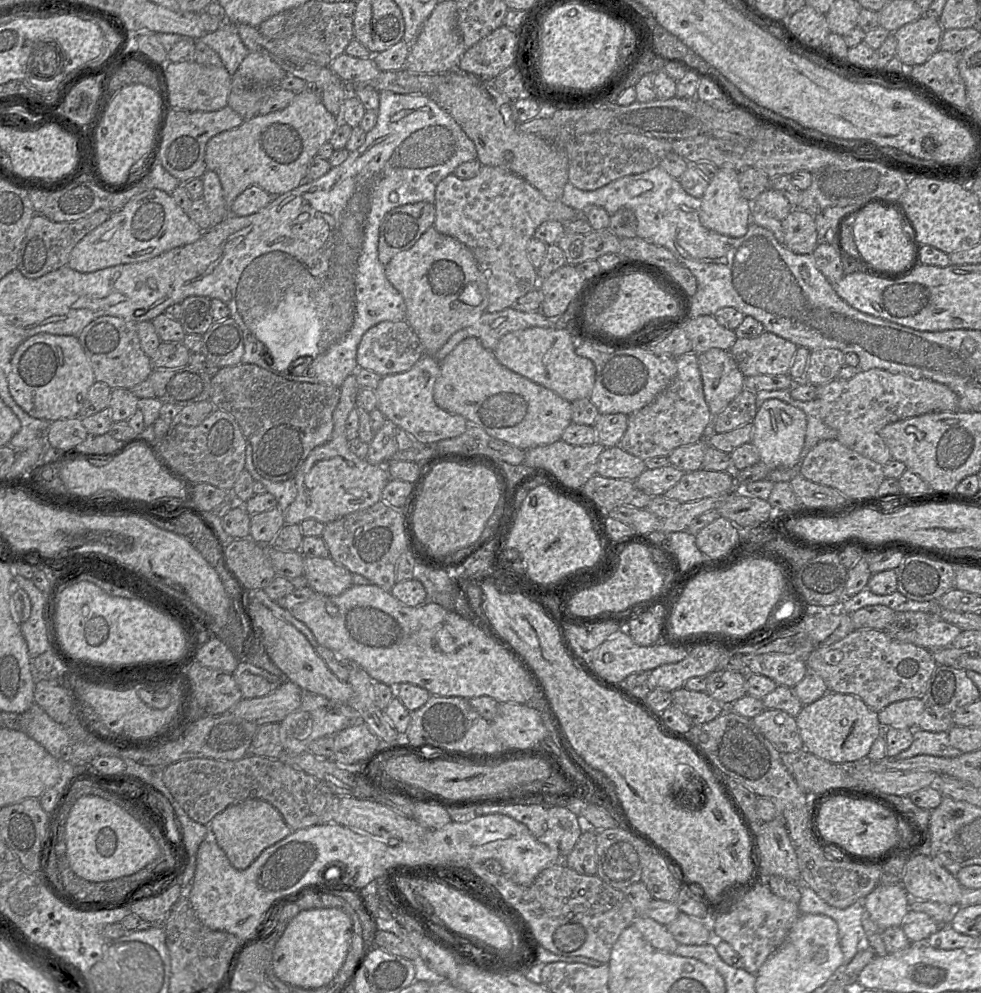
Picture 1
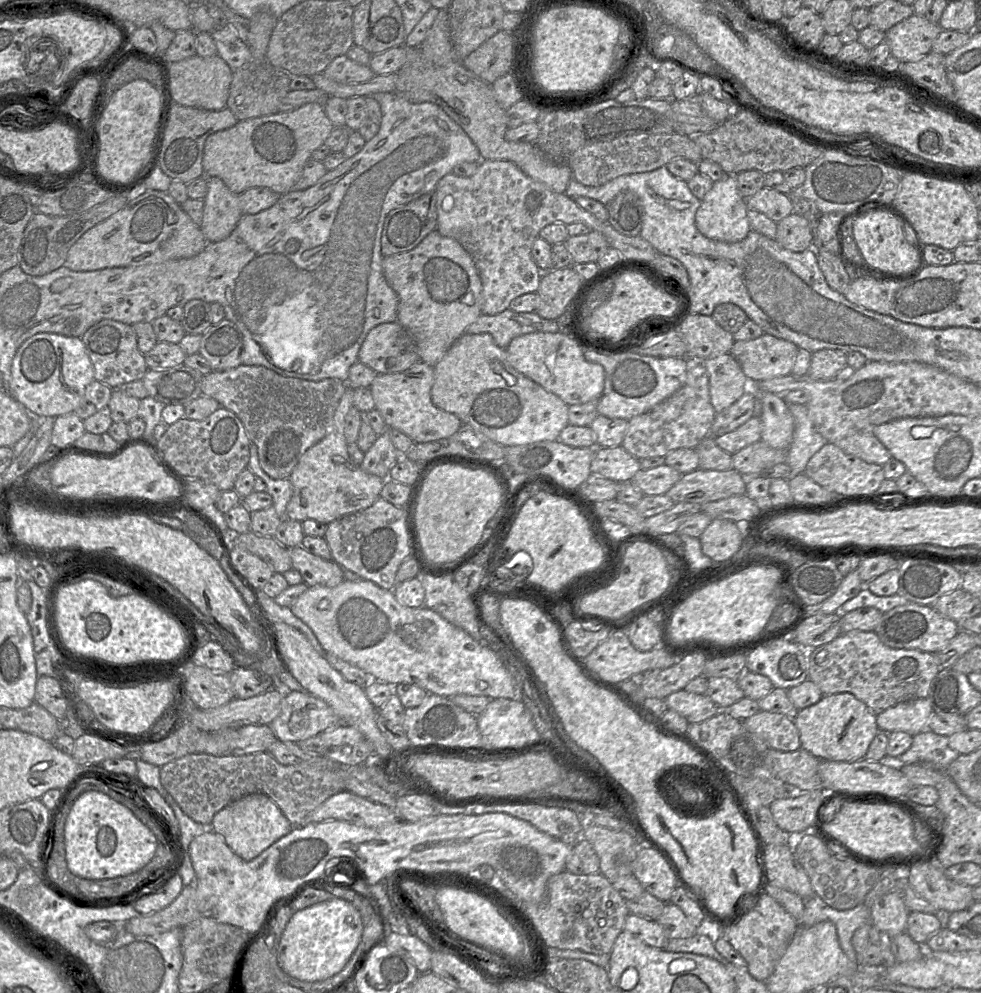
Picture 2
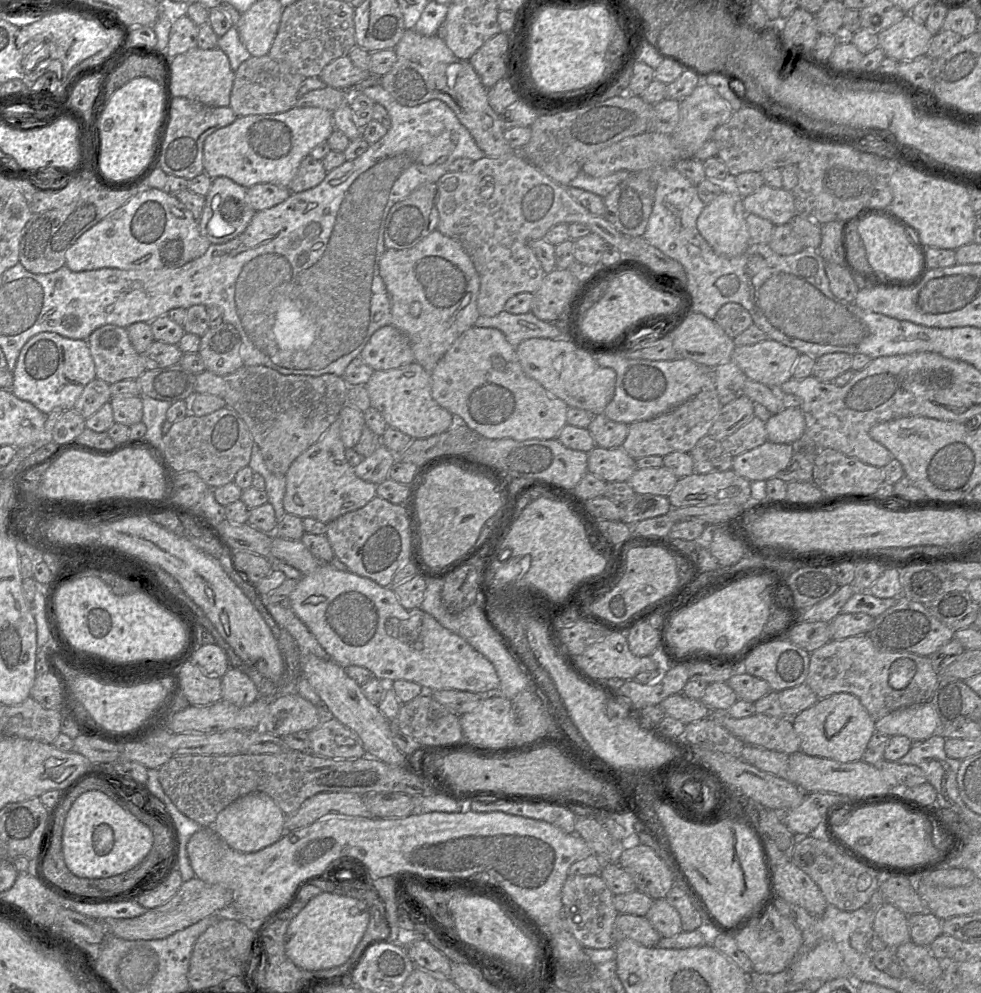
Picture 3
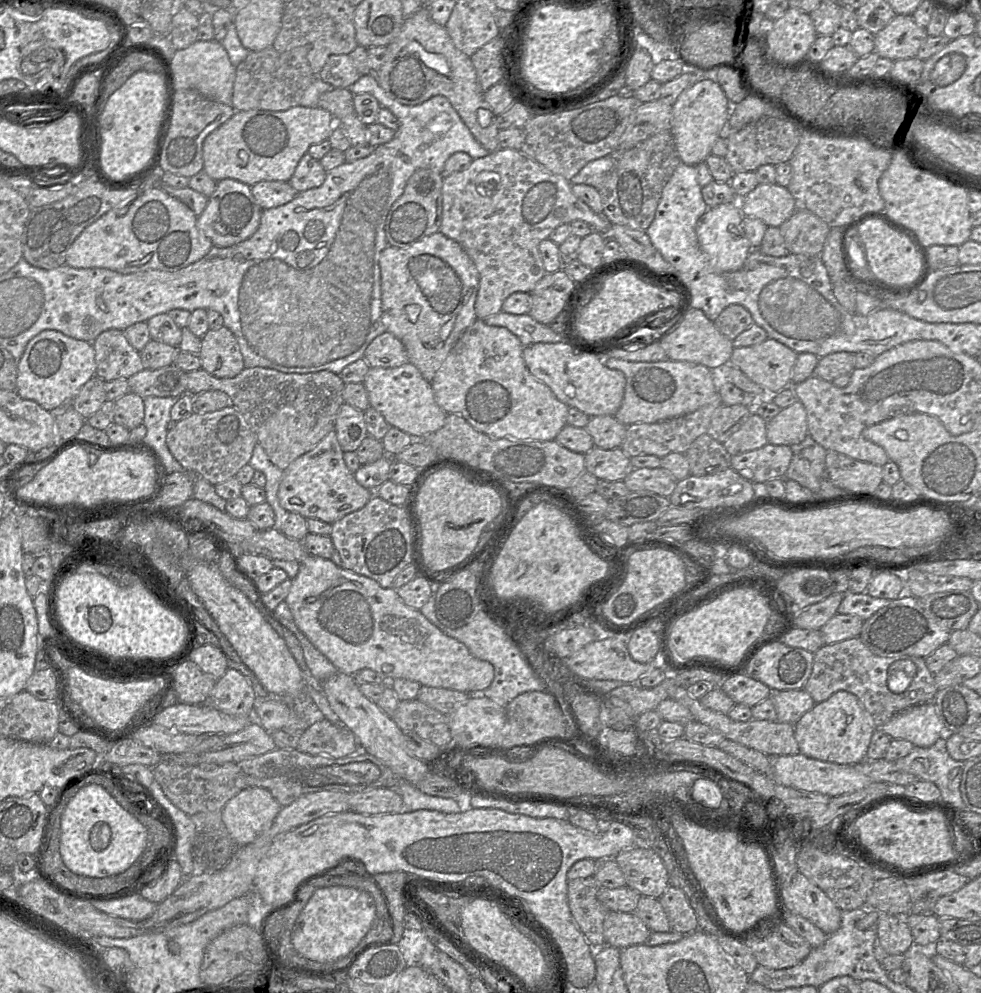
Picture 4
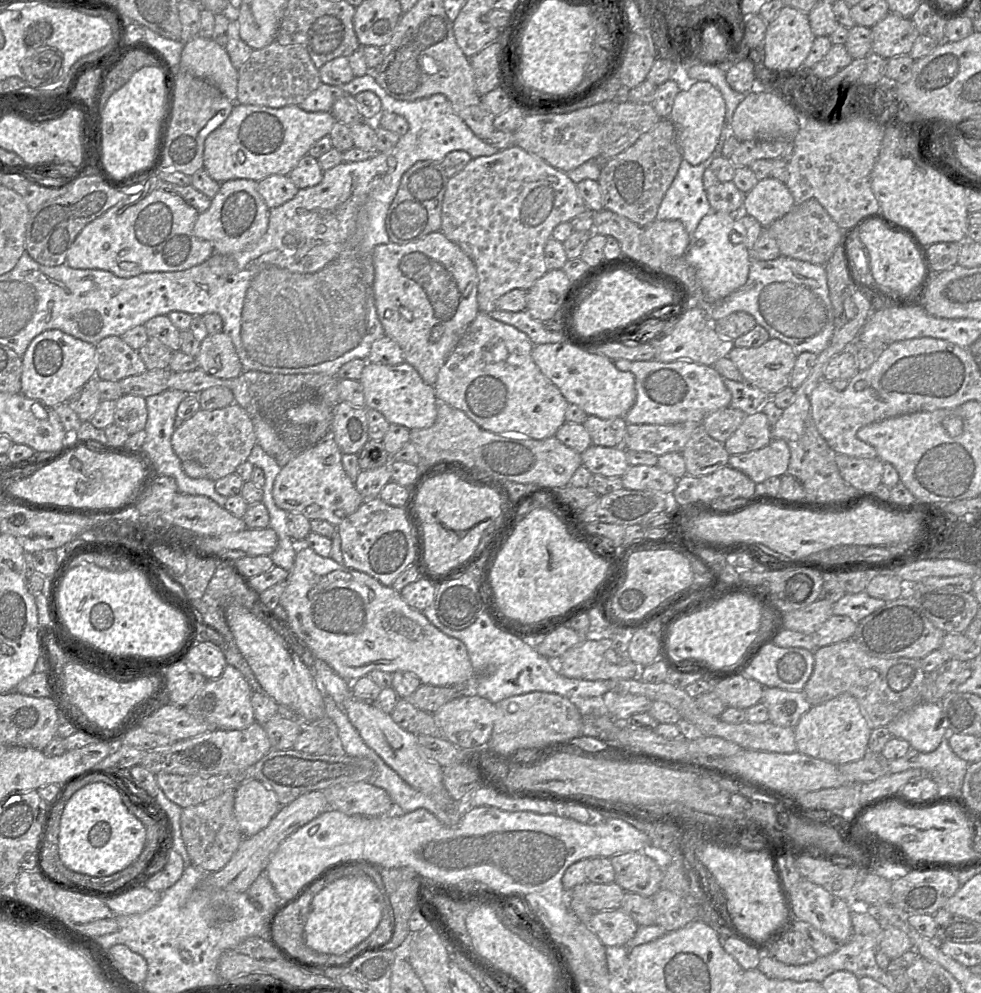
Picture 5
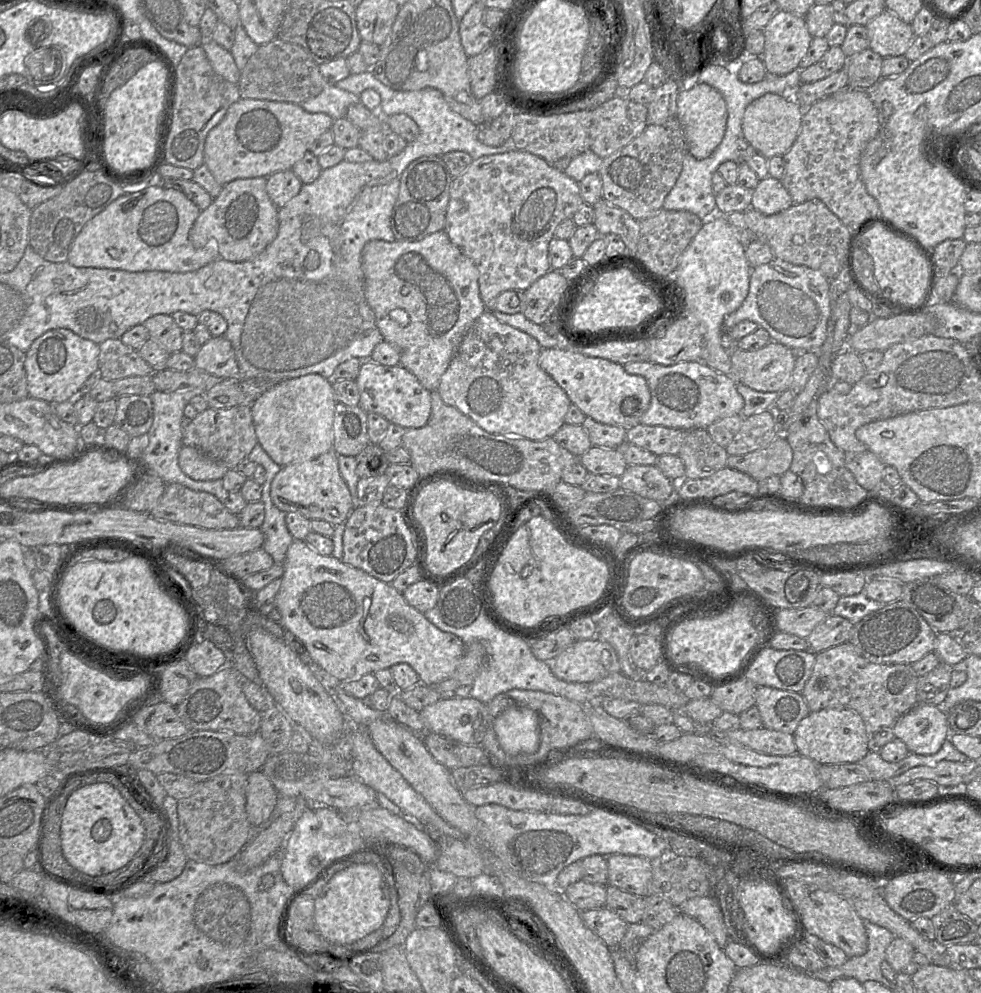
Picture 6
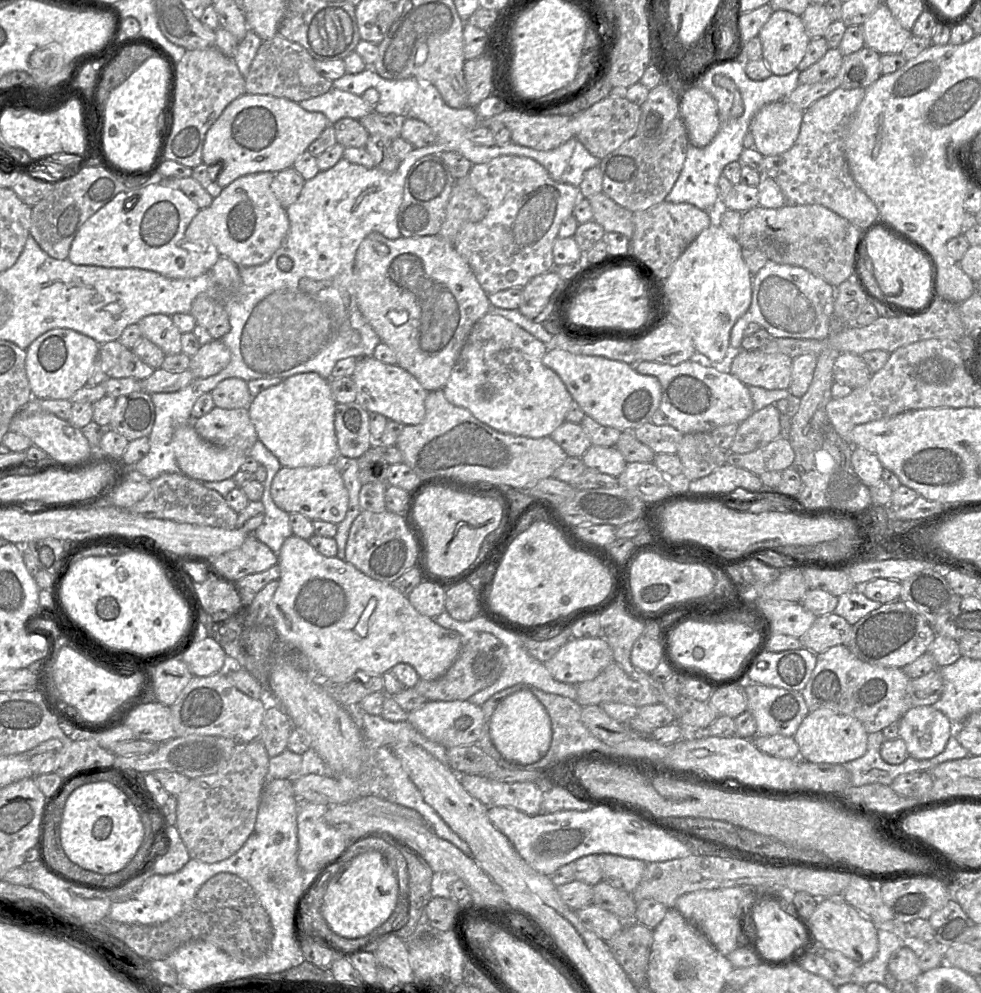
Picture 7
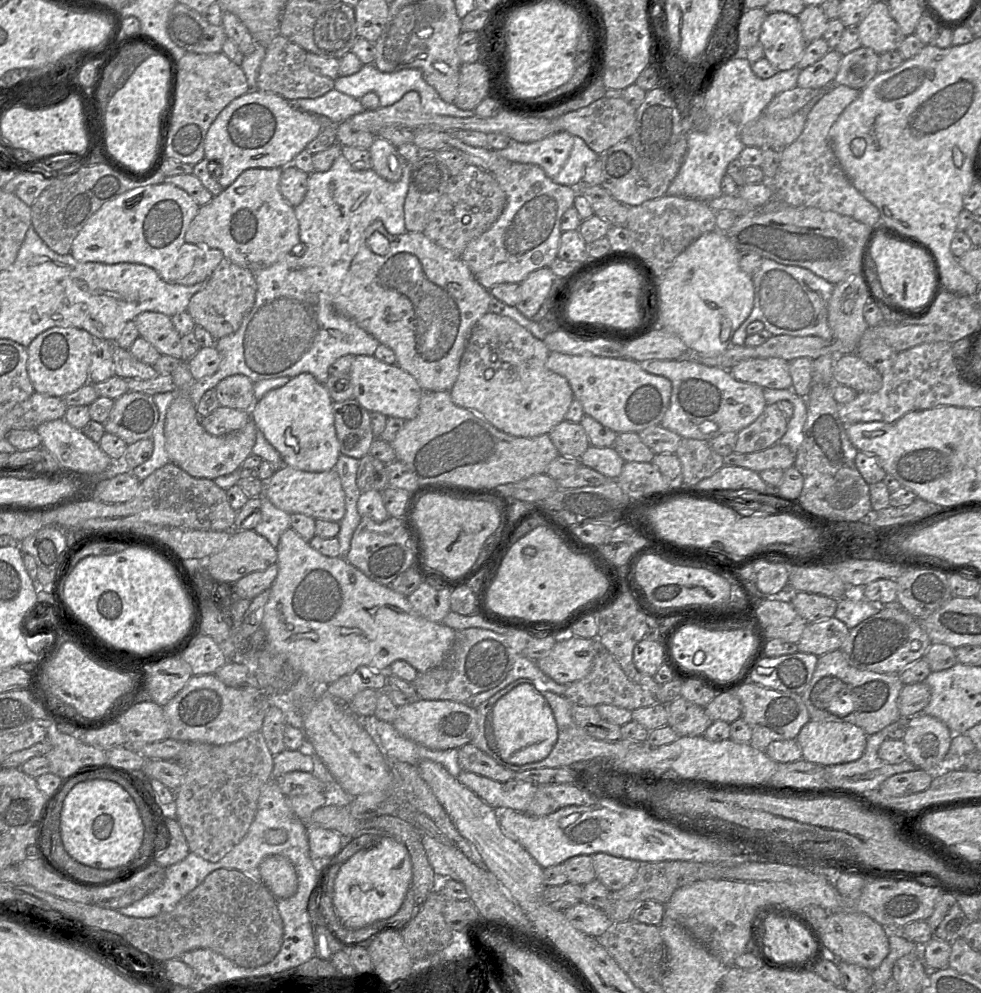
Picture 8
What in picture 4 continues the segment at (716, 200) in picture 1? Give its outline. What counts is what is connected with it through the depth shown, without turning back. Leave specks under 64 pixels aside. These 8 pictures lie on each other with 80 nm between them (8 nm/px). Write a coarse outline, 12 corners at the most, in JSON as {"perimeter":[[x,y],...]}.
{"perimeter":[[738,202],[708,207],[697,239],[715,272],[734,272],[752,248]]}

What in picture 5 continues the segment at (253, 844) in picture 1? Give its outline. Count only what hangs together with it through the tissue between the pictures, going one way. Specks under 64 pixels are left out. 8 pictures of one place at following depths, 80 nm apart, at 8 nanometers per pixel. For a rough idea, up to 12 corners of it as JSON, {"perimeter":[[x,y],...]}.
{"perimeter":[[258,780],[236,789],[234,813],[244,837],[264,829],[280,807]]}

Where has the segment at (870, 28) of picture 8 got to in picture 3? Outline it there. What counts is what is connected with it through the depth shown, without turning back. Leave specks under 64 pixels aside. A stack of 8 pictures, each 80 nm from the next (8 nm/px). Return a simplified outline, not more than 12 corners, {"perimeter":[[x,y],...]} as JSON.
{"perimeter":[[905,14],[878,47],[901,62],[925,56],[933,34]]}

